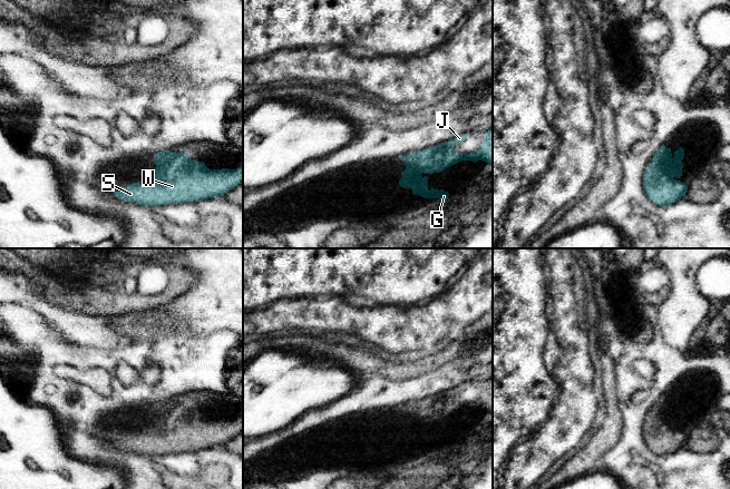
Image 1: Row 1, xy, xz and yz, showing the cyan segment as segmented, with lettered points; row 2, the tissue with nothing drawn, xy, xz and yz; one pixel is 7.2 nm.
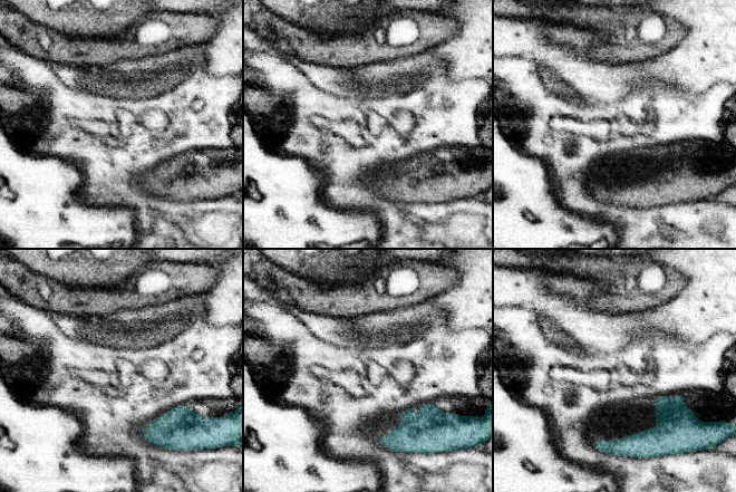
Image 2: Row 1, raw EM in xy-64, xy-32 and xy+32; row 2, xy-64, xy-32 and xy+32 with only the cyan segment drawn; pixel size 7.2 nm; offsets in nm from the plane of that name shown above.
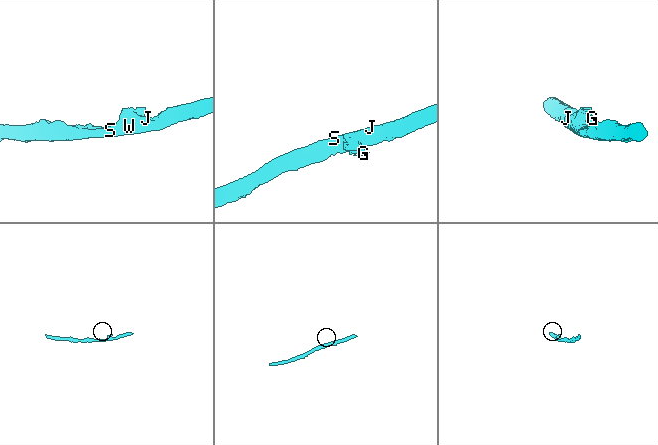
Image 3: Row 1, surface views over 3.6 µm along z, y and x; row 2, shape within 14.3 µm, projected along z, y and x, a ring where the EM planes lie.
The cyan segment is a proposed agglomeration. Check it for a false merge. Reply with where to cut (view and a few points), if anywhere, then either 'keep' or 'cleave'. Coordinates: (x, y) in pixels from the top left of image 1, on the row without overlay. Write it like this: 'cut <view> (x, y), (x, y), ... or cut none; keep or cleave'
cut none; keep

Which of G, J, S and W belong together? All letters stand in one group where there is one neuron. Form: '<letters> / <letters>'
G J S W

